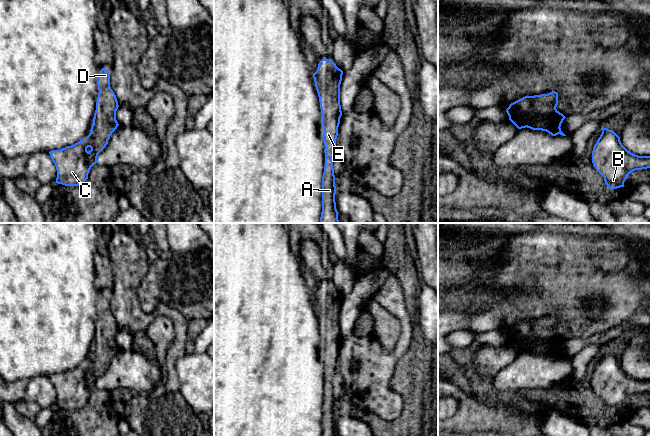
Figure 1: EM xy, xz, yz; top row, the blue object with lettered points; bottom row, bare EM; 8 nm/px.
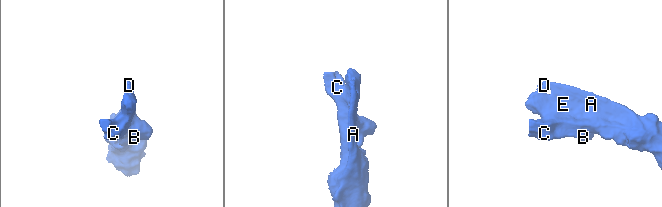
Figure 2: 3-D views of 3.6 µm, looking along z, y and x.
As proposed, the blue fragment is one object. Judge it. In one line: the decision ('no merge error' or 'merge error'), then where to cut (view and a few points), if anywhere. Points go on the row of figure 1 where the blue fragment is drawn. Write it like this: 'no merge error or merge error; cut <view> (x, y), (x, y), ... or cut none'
no merge error; cut none

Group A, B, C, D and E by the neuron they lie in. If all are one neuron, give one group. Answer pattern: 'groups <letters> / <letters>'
groups A B C D E

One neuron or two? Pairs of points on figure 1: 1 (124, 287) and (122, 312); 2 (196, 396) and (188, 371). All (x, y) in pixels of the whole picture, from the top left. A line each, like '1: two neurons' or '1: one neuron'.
1: one neuron
2: one neuron

